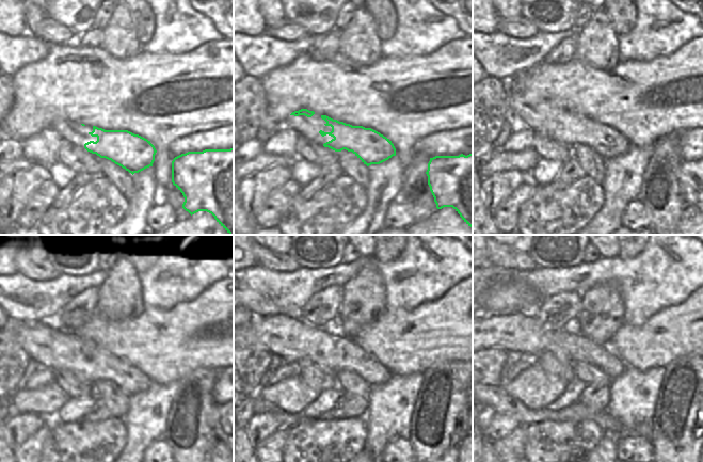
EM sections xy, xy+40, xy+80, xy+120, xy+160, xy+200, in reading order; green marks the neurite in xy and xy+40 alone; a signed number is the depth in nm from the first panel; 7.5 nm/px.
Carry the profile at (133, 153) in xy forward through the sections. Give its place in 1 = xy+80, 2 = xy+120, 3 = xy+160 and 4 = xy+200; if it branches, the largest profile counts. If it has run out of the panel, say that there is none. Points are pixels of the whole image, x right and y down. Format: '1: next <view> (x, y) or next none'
1: next xy+80 (605, 140)
2: next xy+120 (40, 339)
3: next xy+160 (281, 335)
4: next xy+200 (514, 332)

